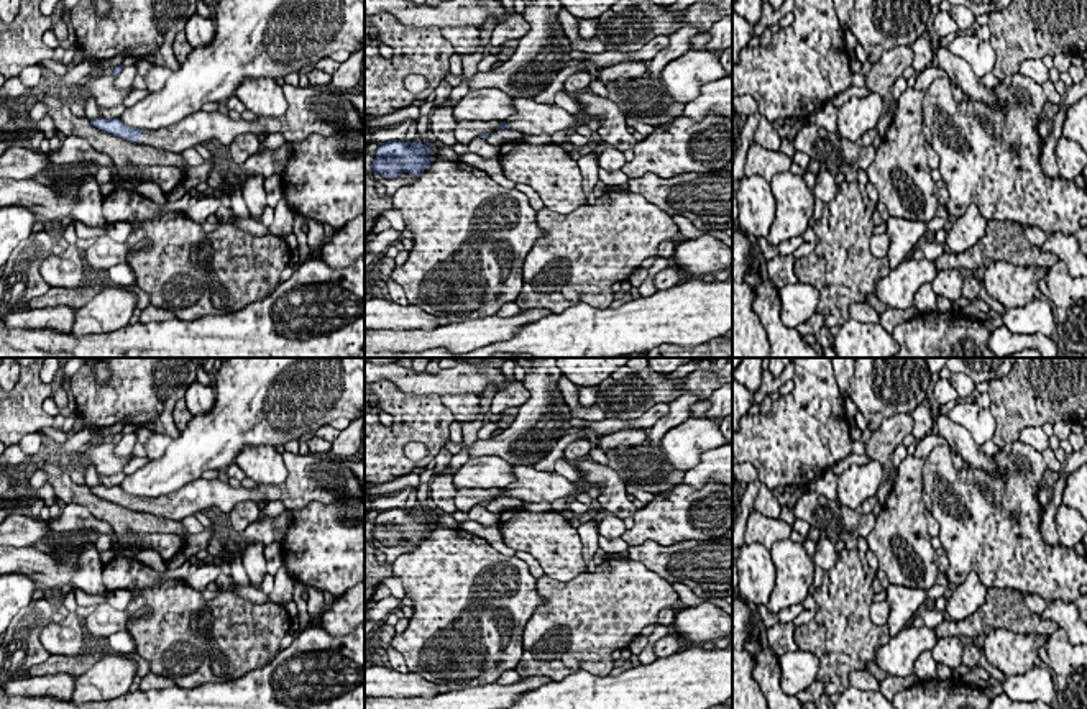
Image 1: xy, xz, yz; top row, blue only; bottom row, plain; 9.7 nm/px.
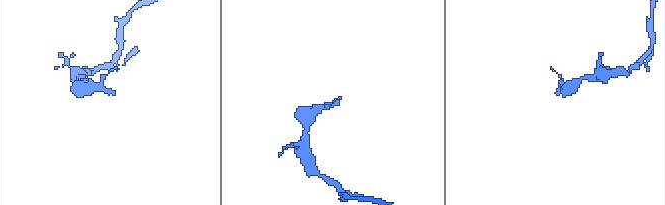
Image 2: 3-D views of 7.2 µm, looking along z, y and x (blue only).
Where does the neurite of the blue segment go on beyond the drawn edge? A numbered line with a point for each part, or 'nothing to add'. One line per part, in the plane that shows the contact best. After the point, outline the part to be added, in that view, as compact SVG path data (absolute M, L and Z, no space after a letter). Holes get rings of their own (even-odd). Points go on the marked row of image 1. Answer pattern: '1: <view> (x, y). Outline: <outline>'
1: xy (316, 109). Outline: M282 85L287 110L281 117L259 117L253 121L232 120L220 112L195 112L176 125L158 130L141 130L140 144L171 153L182 153L197 144L218 140L225 148L243 133L281 133L289 143L300 143L309 135L330 136L340 130L356 130L365 135L363 121L350 100L337 97L337 89L325 85Z

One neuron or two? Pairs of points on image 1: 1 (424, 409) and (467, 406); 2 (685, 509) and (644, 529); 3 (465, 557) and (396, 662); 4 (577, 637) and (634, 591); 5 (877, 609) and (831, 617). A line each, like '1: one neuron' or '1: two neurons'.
1: two neurons
2: one neuron
3: two neurons
4: one neuron
5: two neurons

